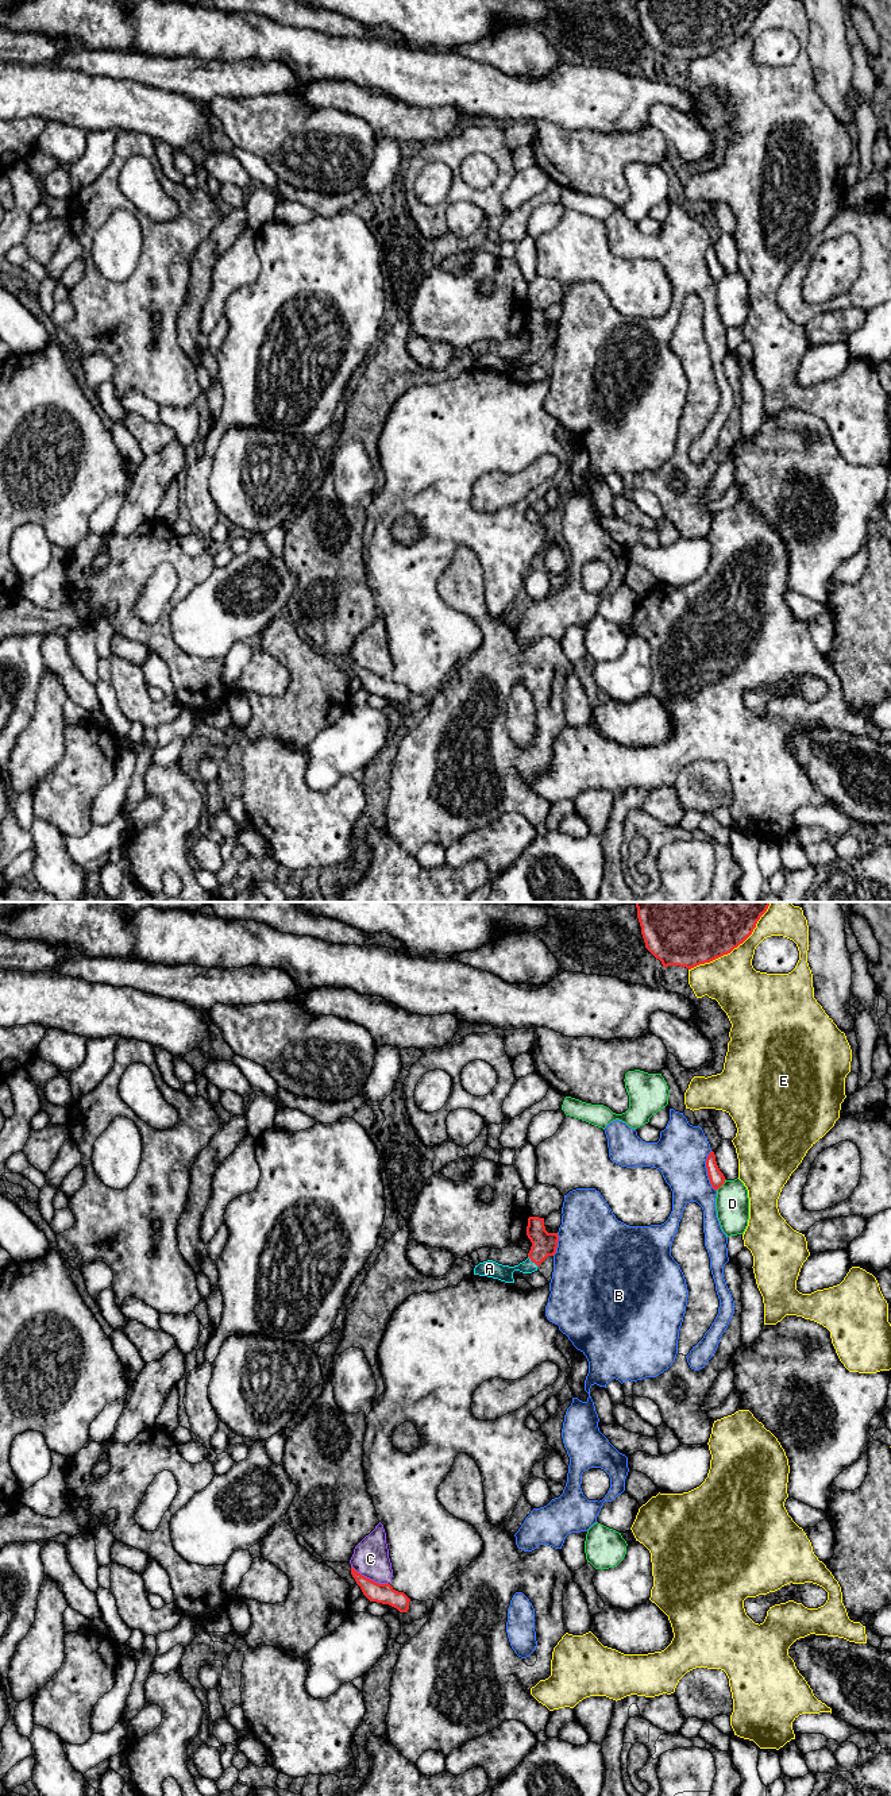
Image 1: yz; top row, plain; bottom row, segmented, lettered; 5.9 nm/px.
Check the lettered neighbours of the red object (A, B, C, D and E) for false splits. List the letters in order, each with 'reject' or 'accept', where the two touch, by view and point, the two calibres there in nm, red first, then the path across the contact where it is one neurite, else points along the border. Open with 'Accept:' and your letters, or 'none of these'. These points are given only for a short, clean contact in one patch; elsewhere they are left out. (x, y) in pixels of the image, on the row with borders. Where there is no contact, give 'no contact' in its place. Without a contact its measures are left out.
Accept: A
A: accept; meets red in yz at (532, 1261); 150 nm thick on the red side, 100 nm on the other; runs through yz (544, 1244), (532, 1261), (527, 1267), (493, 1270)
B: reject; meets red in yz at (708, 1171); 90 nm thick on the red side, 320 nm on the other
C: reject; meets red in yz at (369, 1579); 120 nm thick on the red side, 220 nm on the other
D: reject; meets red in yz at (721, 1184); 90 nm thick on the red side, 200 nm on the other
E: reject; meets red in yz at (735, 947); 500 nm thick on the red side, 300 nm on the other

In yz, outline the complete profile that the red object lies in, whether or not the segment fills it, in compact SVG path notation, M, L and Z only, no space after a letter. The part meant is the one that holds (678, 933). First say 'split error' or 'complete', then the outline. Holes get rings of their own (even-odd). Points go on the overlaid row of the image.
complete; M636 902L645 948L663 967L688 970L730 953L756 928L771 902Z

